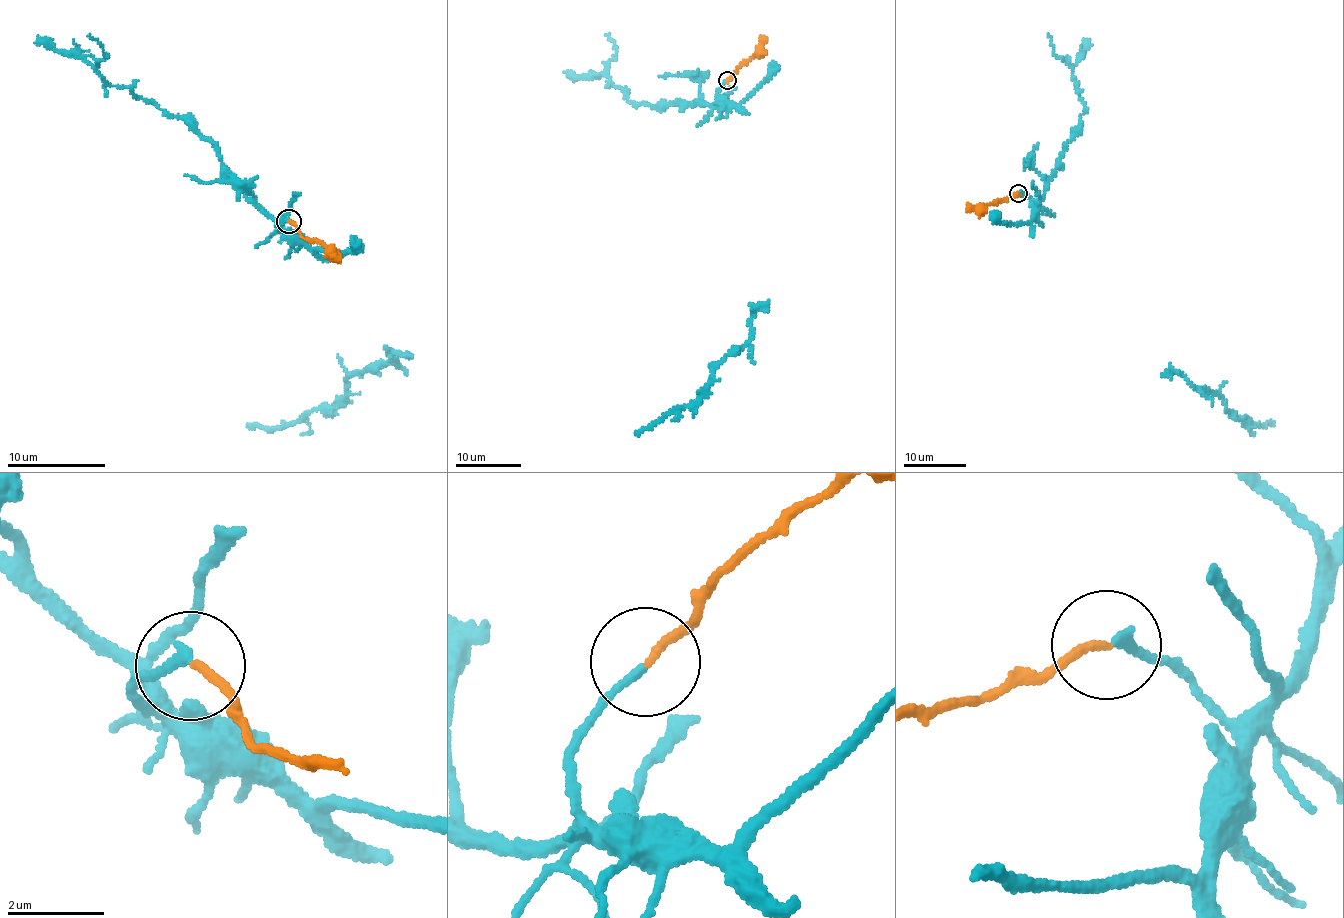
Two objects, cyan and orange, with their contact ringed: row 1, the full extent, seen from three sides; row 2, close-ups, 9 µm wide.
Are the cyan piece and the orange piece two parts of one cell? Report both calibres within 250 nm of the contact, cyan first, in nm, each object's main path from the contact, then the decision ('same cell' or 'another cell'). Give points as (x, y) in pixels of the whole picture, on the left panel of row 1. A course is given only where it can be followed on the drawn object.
calibres 190 and 160 nm; course cyan (288, 221), (278, 228), (285, 258), (394, 360), (347, 379), (348, 398), (331, 407), (270, 429), (247, 423); course orange (288, 222), (340, 260); same cell

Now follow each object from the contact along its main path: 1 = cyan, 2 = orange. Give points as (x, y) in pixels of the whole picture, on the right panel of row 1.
1: (1020, 194), (1031, 201), (1035, 221), (1172, 368), (1222, 397), (1227, 412), (1242, 420), (1262, 425), (1273, 420)
2: (1018, 194), (996, 203), (966, 209)

